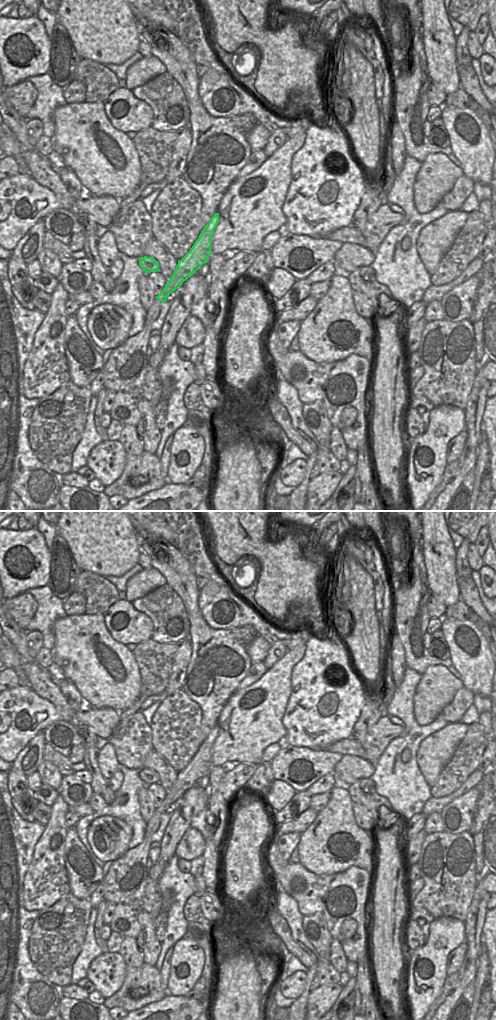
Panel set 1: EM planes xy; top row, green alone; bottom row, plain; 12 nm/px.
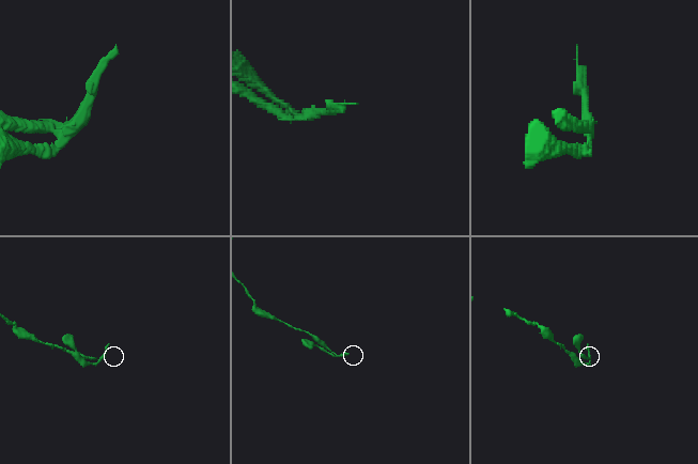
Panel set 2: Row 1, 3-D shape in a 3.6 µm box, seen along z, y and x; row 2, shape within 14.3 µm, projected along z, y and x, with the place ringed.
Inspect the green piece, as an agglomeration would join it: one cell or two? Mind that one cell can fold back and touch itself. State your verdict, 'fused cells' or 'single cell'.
fused cells

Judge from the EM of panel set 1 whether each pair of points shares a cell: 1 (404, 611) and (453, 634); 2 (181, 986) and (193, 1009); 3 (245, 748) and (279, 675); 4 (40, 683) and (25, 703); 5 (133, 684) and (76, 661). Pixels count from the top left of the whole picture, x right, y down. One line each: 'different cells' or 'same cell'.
1: different cells
2: different cells
3: same cell
4: different cells
5: same cell

